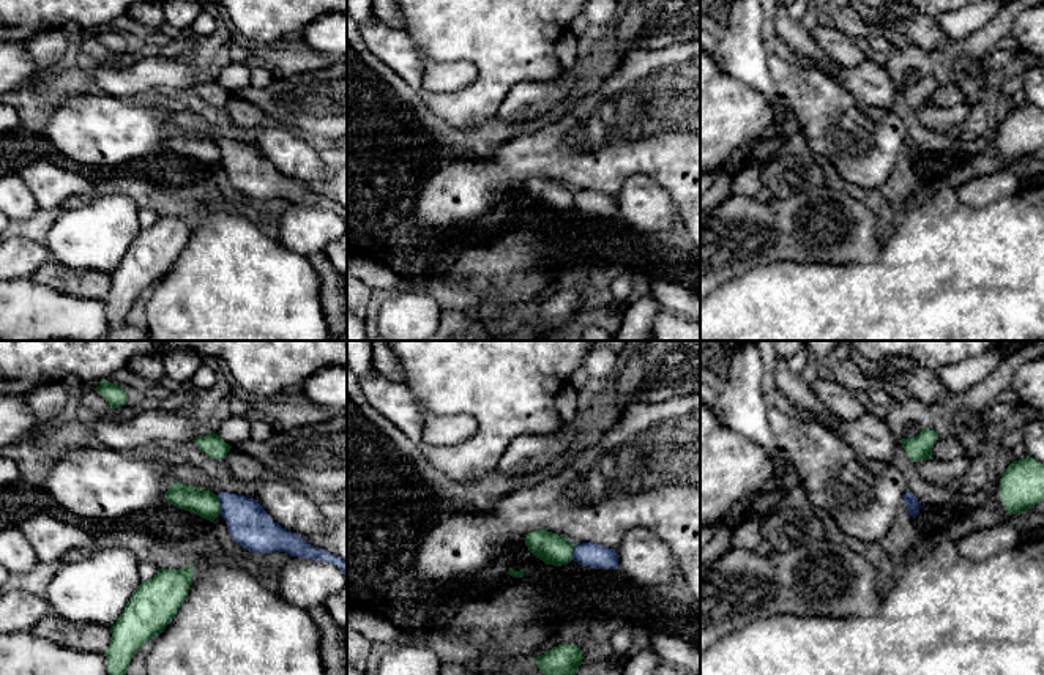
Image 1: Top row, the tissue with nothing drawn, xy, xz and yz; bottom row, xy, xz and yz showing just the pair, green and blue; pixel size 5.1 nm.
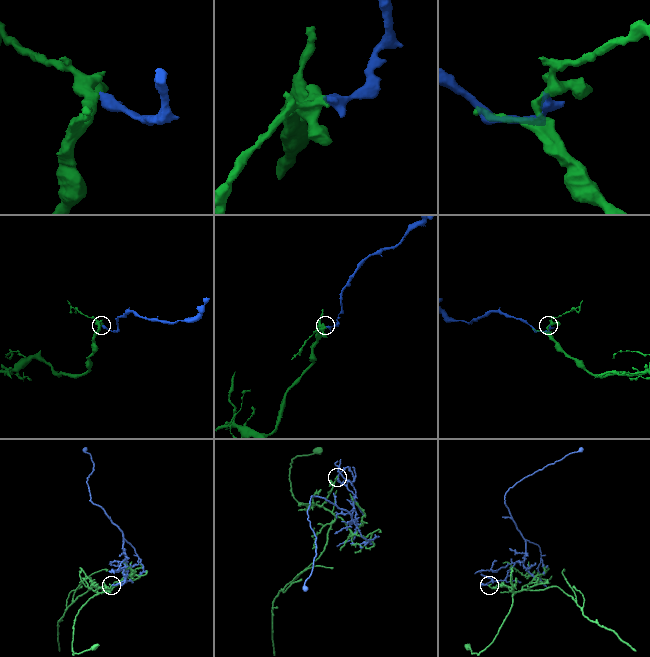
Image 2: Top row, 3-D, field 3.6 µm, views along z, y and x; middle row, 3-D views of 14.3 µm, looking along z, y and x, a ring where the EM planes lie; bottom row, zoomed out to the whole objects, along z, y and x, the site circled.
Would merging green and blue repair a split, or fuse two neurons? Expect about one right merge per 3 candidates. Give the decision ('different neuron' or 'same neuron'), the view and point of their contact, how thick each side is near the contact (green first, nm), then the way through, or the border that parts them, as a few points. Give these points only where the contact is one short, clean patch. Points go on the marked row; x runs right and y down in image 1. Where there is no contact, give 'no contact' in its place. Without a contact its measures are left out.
different neuron | xy (219, 505) | 140/220 nm | along xy (216, 495), (221, 513)

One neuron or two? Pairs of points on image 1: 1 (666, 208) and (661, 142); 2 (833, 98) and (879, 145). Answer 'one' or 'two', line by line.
1: two
2: one

